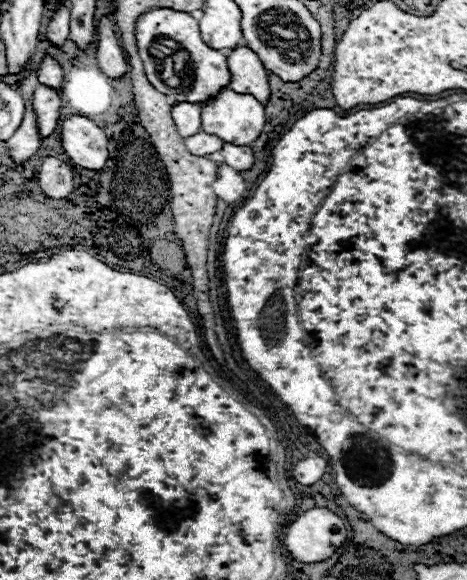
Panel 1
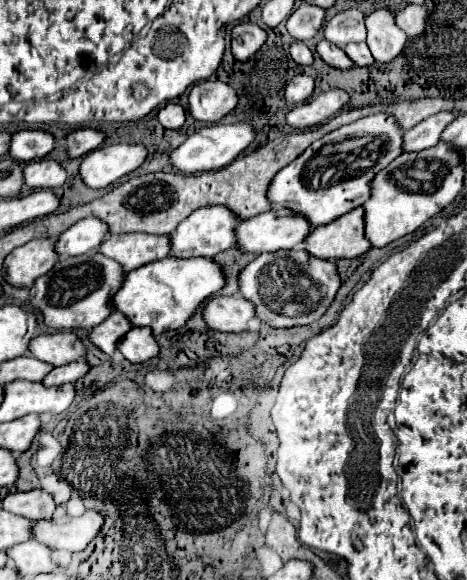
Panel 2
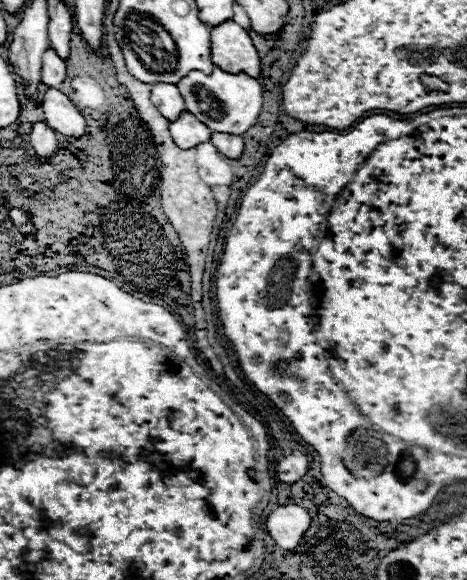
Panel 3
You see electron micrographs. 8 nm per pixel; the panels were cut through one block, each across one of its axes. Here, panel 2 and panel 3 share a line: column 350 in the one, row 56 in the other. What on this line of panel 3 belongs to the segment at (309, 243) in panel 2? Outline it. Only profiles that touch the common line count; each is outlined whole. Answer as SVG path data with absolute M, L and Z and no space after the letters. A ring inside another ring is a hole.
M230 20L230 22L222 22L220 26L212 26L210 34L212 34L210 38L212 62L216 66L232 74L246 72L252 78L258 78L260 58L248 30L244 30L240 24Z

